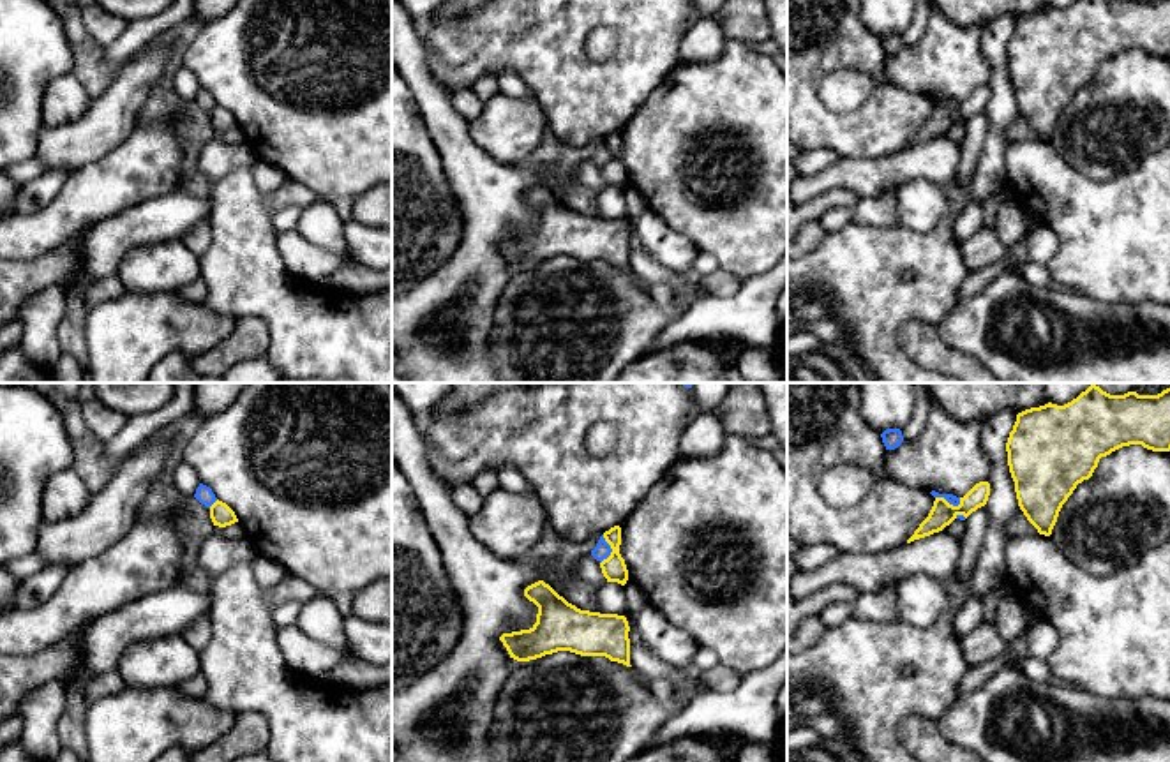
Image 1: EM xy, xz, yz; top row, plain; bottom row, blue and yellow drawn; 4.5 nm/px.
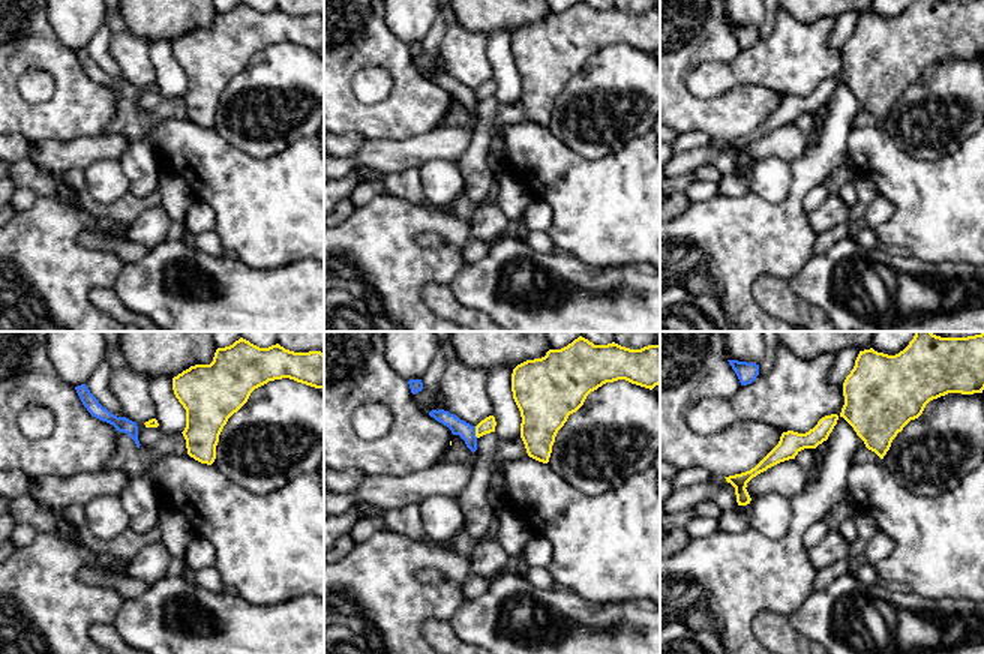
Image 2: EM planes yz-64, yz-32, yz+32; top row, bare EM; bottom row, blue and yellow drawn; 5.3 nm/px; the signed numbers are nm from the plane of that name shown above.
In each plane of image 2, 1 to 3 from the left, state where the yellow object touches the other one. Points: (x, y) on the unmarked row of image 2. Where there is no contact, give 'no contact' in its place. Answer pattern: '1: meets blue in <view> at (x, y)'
1: no contact
2: meets blue in yz-32 at (474, 96)
3: no contact

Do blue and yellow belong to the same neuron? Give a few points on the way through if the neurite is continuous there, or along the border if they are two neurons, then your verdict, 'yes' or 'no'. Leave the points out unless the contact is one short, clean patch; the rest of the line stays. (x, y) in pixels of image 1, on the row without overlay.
no

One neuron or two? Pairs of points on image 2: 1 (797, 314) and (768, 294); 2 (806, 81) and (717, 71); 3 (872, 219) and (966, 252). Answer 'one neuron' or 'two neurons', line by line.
1: one neuron
2: one neuron
3: two neurons

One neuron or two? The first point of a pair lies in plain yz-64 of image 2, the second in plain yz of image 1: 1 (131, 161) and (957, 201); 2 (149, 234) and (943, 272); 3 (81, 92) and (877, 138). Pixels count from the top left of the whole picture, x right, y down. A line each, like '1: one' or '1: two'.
1: two
2: two
3: one

